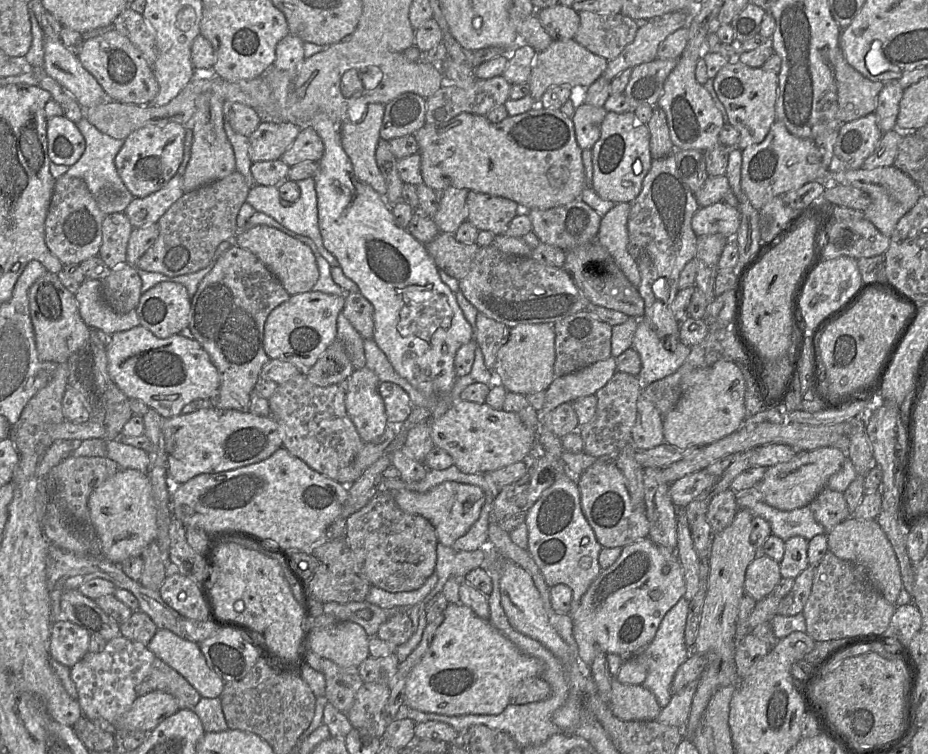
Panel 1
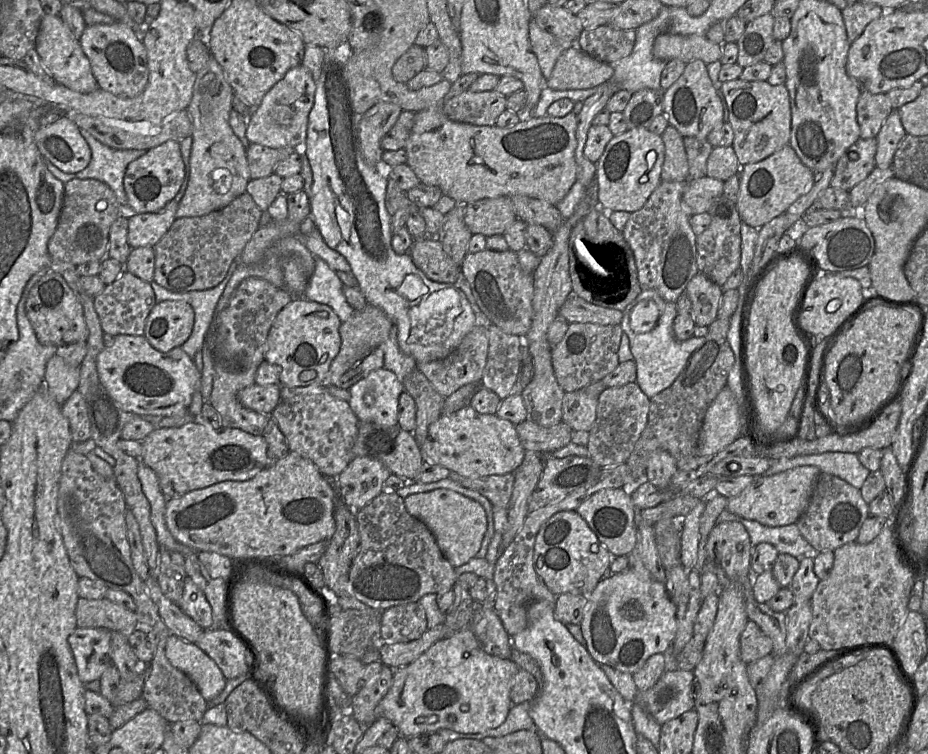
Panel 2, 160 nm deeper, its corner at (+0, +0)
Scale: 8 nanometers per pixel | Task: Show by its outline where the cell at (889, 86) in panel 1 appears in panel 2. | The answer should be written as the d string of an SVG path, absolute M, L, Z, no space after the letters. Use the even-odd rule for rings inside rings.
M892 109L884 121L877 139L875 164L880 169L892 169L894 154L901 140L907 135L901 120L899 109Z

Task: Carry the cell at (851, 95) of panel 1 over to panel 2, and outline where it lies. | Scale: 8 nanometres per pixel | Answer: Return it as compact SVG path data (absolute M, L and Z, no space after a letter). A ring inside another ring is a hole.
M861 88L856 111L861 137L876 138L892 108L887 94L872 94Z

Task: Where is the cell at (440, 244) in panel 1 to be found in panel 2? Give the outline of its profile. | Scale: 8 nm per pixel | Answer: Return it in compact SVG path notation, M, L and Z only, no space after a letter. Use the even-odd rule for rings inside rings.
M436 238L415 239L409 254L414 265L432 281L454 284L462 279L461 266L445 253Z

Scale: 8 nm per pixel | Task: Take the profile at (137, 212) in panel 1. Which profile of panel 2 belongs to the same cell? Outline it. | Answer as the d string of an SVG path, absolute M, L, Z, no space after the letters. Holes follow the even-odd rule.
M168 202L158 212L133 214L128 218L128 243L131 248L154 247L176 219L178 203Z

